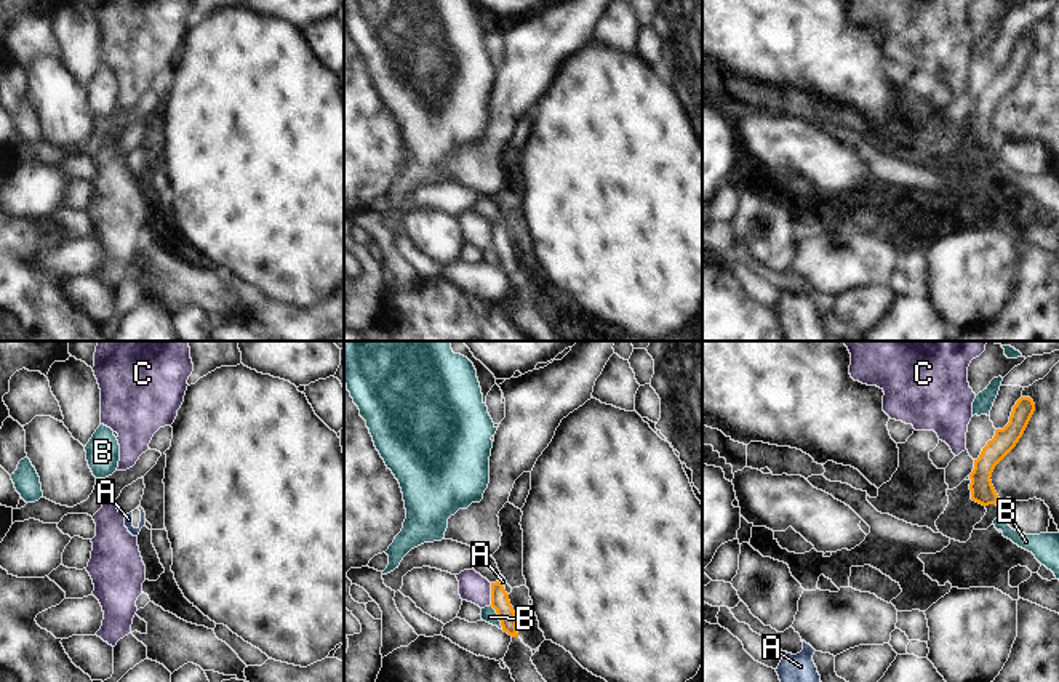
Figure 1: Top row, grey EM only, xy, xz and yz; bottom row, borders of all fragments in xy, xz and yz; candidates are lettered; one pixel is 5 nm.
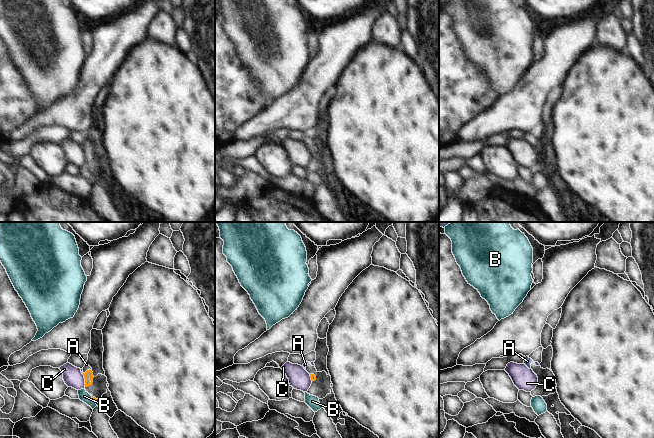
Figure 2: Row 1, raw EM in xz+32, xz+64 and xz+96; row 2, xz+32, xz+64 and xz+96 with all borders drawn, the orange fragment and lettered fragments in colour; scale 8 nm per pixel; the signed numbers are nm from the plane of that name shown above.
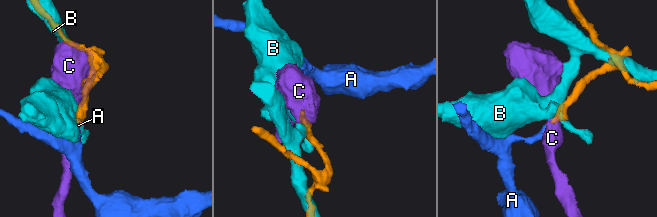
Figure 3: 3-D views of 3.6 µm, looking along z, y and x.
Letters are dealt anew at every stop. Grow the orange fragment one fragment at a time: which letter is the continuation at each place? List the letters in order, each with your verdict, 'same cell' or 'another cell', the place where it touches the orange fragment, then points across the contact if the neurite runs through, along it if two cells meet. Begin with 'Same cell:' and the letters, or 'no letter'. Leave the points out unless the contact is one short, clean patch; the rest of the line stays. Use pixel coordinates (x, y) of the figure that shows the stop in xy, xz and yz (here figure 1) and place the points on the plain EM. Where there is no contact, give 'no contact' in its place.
Same cell: A
A: same cell; meets orange in xz at (503, 228); runs through xz (499, 240), (503, 228), (503, 223)
B: another cell; meets orange in xz at (498, 256)
C: another cell; meets orange in xz at (491, 236); border along xz (491, 224), (491, 244), (488, 247)

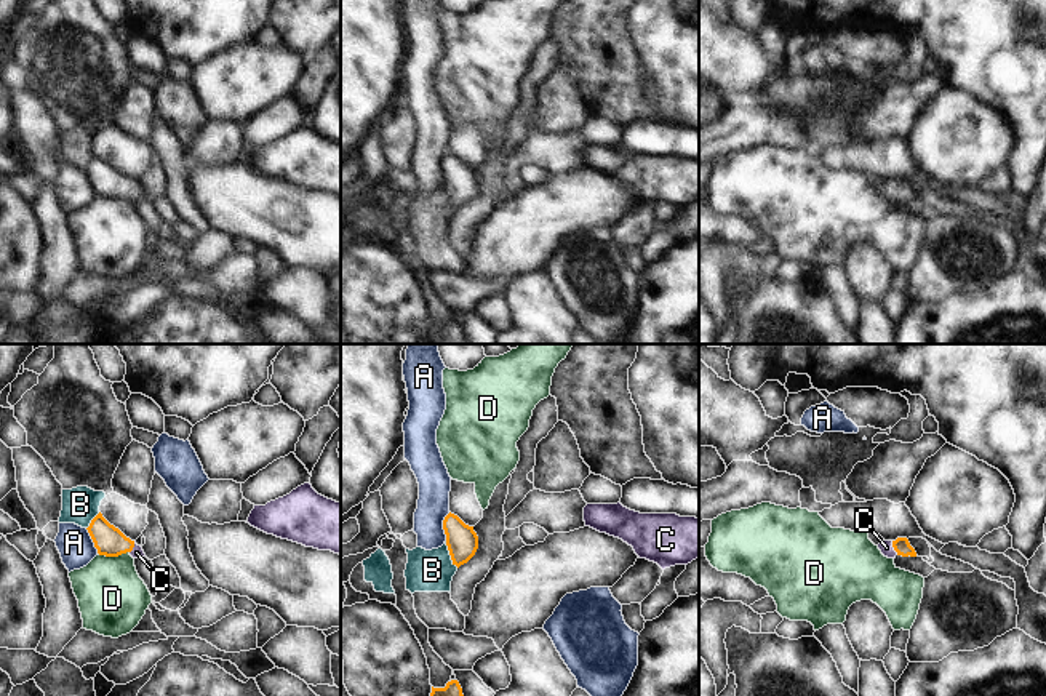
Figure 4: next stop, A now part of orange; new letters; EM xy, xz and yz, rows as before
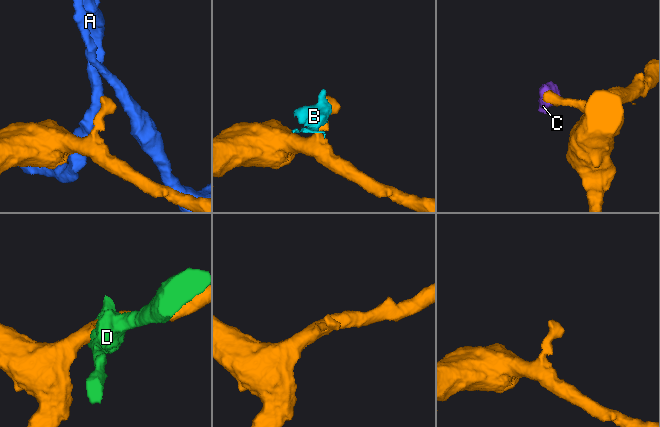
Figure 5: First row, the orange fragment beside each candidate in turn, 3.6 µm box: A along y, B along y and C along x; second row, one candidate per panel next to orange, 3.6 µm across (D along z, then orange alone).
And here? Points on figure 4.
Same cell: C
A: another cell; meets orange in xz at (443, 168)
B: another cell; meets orange in xz at (450, 196); border along xz (445, 183), (450, 200), (458, 208)
C: same cell; meets orange in yz at (893, 188); runs through yz (901, 186), (893, 188), (886, 189)
D: another cell; meets orange in xy at (112, 197)

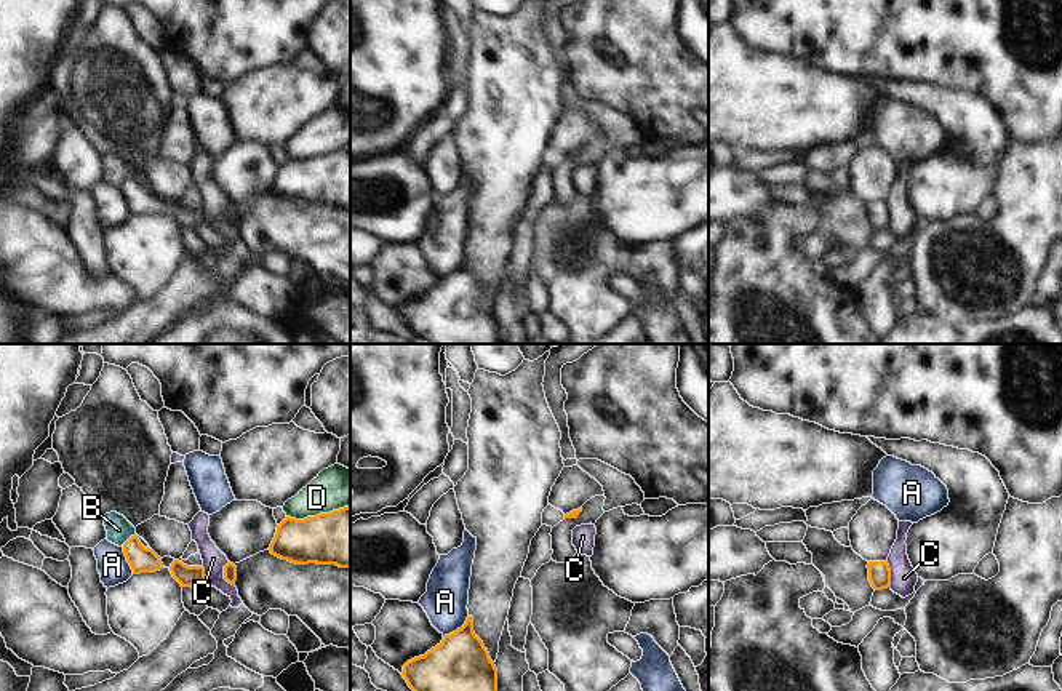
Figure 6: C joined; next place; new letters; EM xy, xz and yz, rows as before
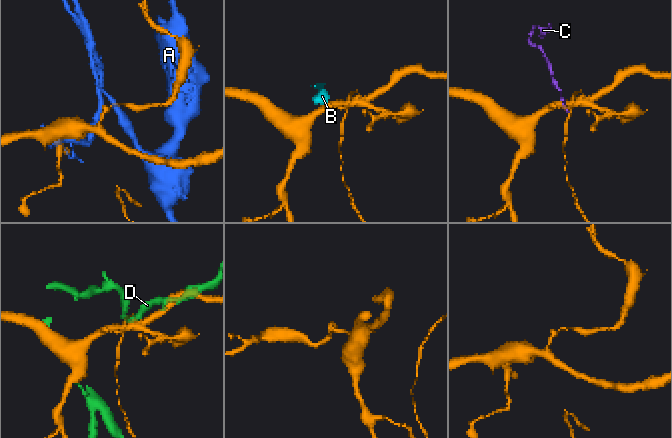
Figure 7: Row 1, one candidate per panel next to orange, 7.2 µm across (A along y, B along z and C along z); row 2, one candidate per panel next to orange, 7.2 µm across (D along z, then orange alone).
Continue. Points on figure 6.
Same cell: no letter
A: another cell; meets orange in xz at (458, 271)
B: another cell; meets orange in xy at (128, 181); border along xy (135, 175), (122, 187)
C: another cell; meets orange in xy at (224, 216); border along xy (227, 203), (224, 219), (234, 227)
D: another cell; meets orange in xy at (317, 157); border along xy (349, 147), (303, 160), (287, 159)

